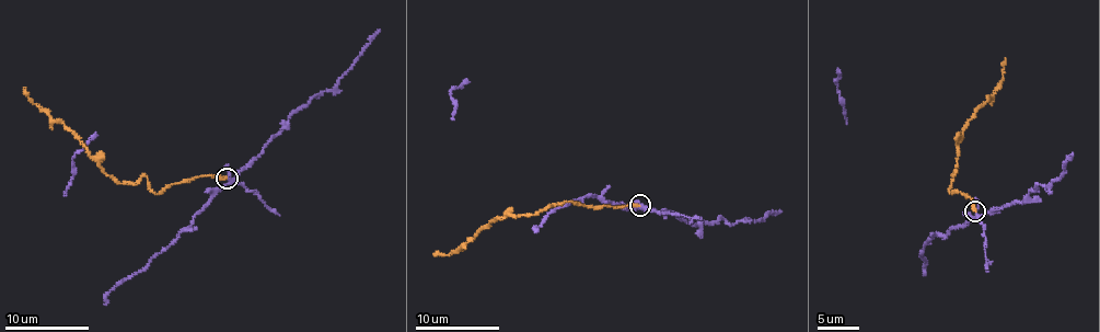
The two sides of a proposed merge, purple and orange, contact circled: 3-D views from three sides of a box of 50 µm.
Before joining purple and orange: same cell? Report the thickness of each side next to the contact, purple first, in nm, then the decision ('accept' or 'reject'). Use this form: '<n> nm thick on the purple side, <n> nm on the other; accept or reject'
170 nm thick on the purple side, 240 nm on the other; reject

